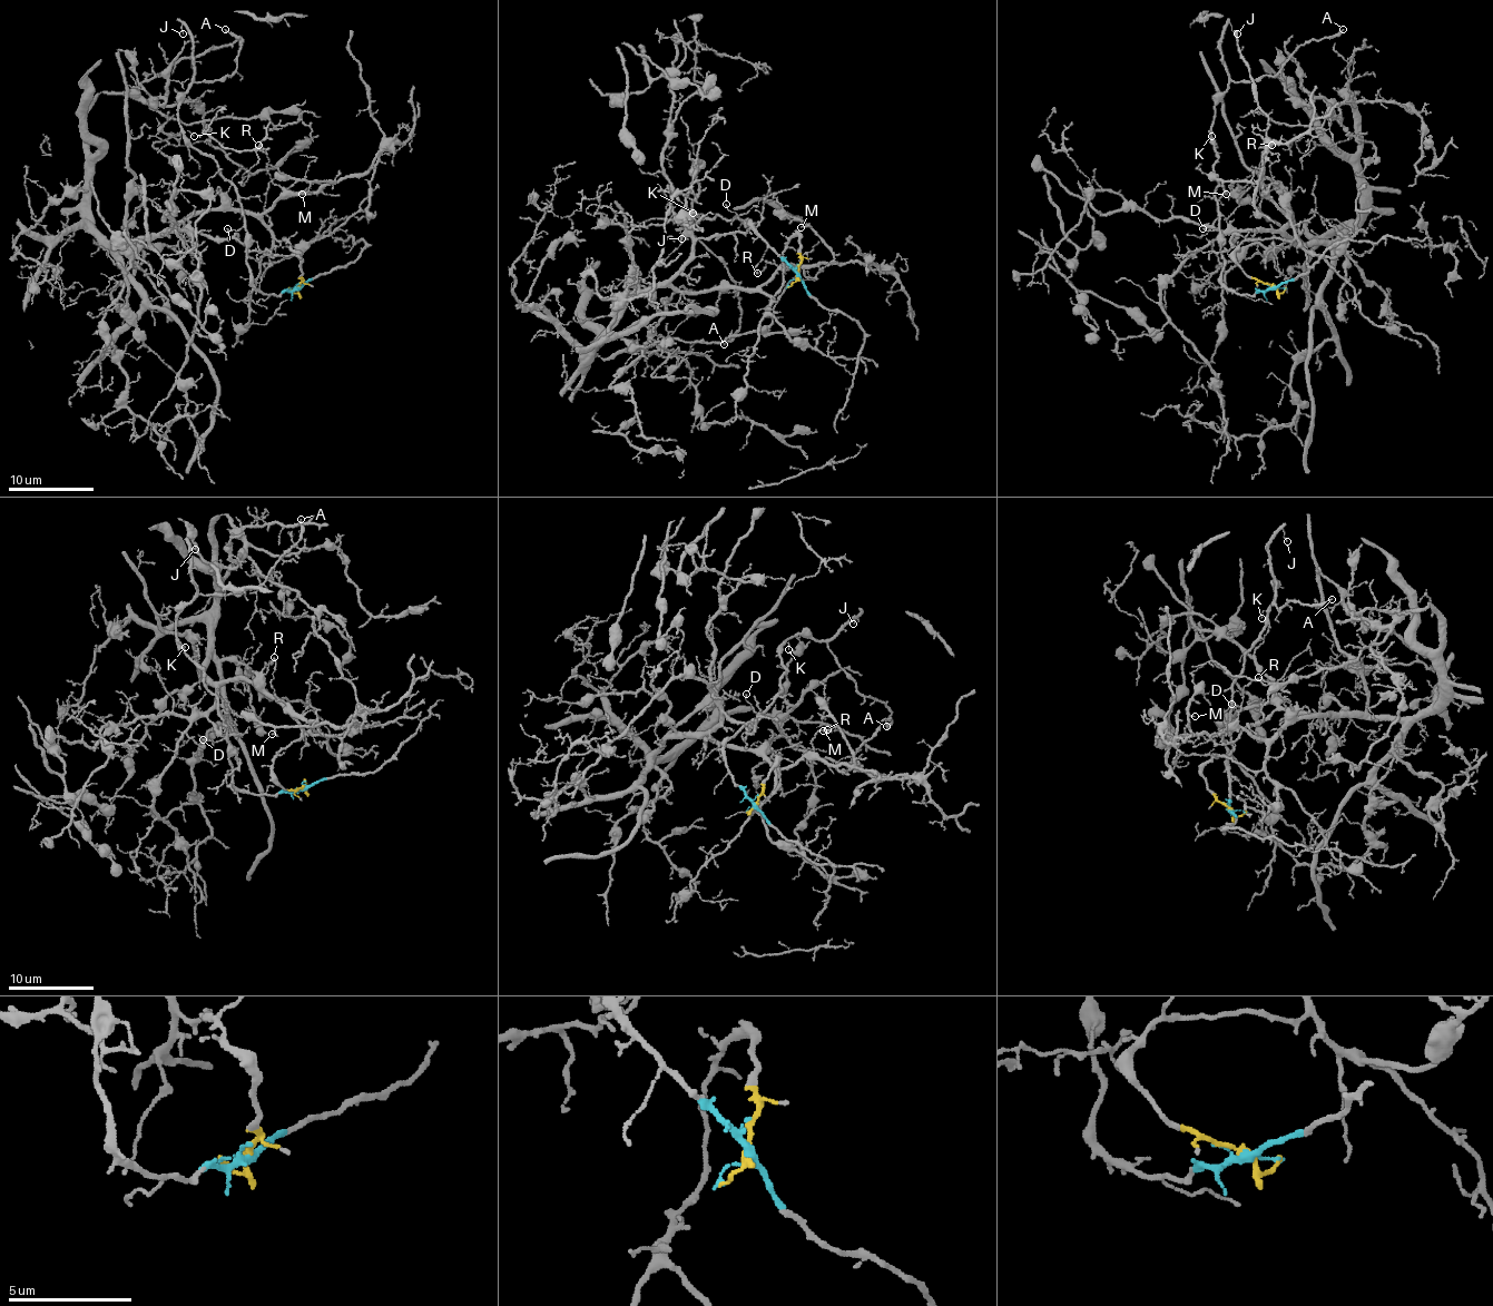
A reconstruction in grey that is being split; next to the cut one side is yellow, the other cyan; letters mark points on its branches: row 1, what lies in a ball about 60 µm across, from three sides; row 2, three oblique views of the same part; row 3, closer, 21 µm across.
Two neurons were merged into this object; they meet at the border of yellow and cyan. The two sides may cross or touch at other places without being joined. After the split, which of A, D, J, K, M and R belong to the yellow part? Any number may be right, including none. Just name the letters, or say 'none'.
M, R

